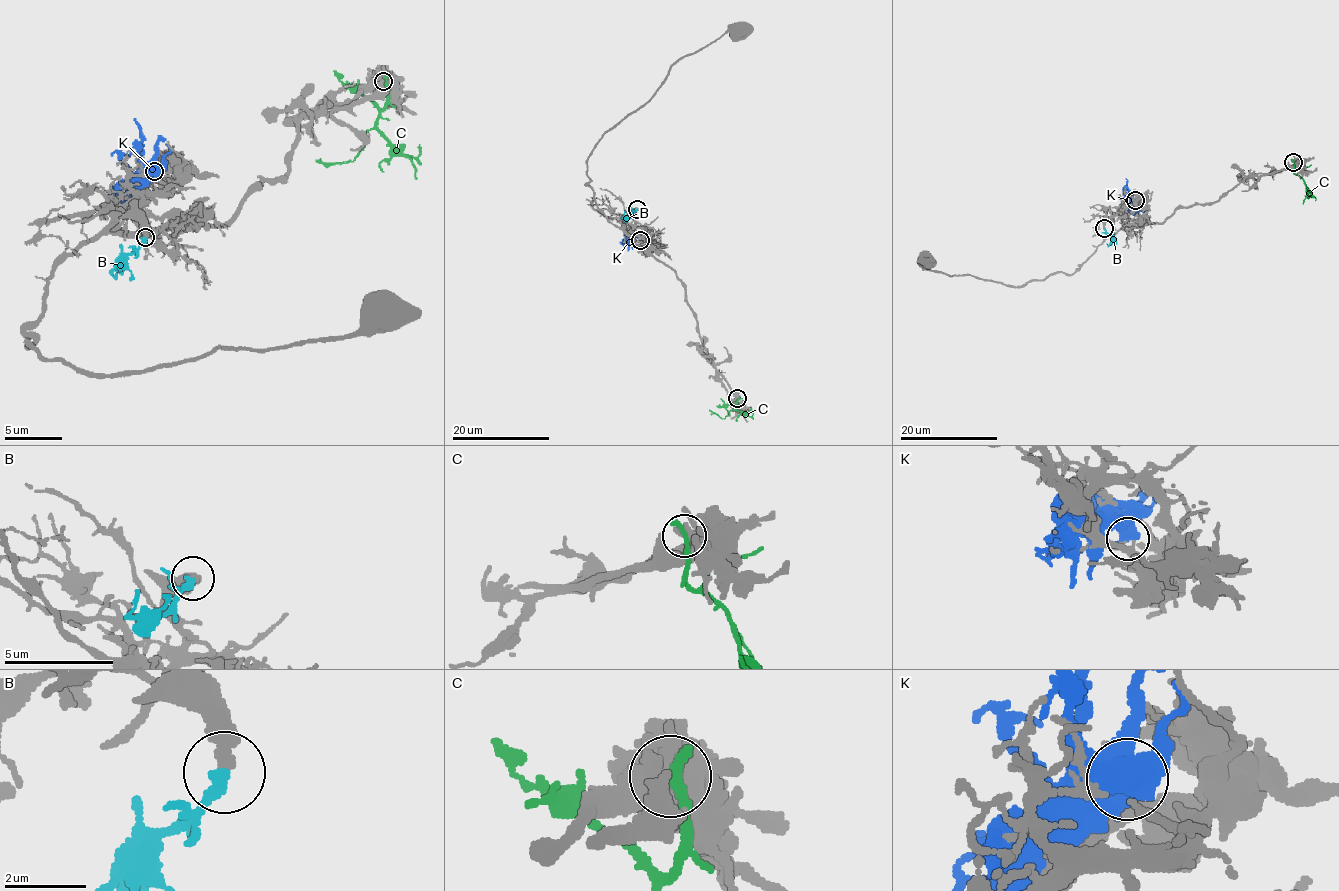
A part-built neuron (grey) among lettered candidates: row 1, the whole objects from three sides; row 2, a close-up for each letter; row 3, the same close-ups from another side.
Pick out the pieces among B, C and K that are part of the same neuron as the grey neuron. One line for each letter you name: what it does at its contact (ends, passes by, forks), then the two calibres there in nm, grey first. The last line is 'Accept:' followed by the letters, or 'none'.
B: it ends there; 400 nm thick on the grey side, 320 nm on the other
Accept: B

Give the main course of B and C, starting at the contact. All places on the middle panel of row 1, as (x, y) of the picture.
B: (637, 209), (624, 218), (625, 212)
C: (738, 398), (736, 405), (723, 419), (709, 409)

